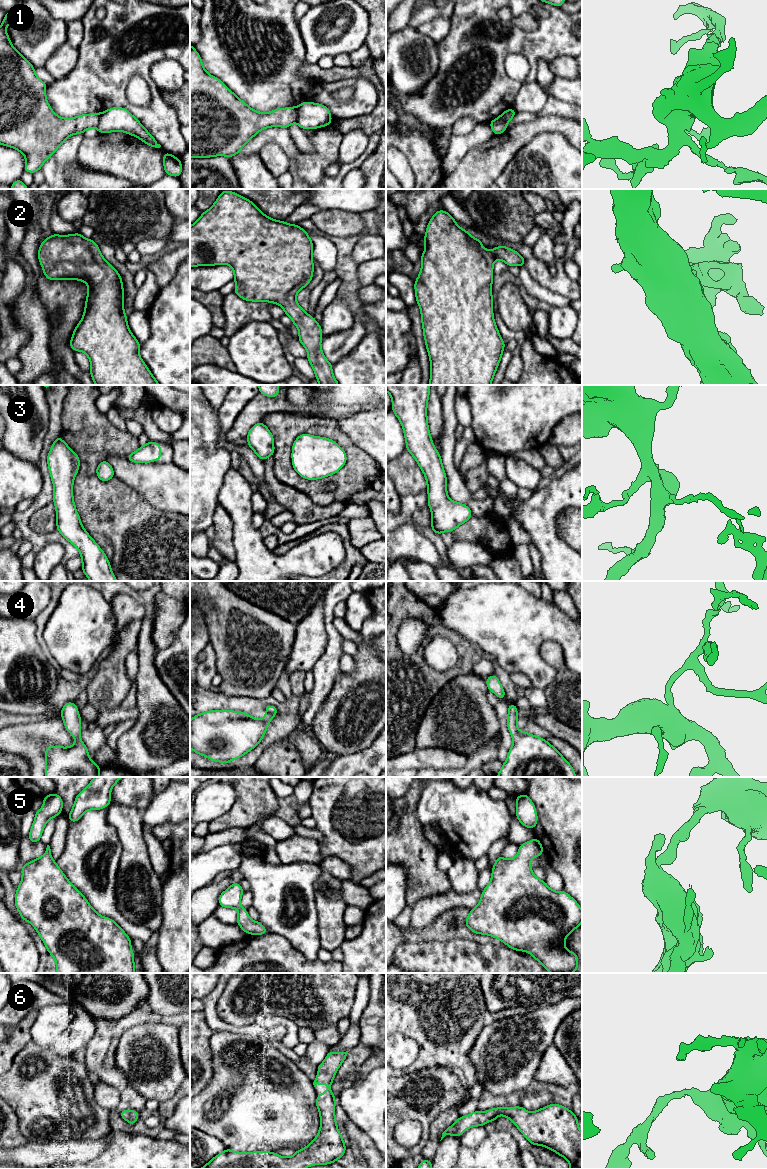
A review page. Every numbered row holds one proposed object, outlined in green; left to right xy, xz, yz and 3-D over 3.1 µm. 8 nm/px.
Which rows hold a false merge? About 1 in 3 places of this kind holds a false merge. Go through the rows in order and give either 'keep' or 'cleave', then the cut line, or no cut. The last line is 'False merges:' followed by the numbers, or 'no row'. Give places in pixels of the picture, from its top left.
1: cleave; cut in xz along (295, 108), (296, 121)
2: keep; no cut
3: keep; no cut
4: keep; no cut
5: keep; no cut
6: keep; no cut
False merges: 1

